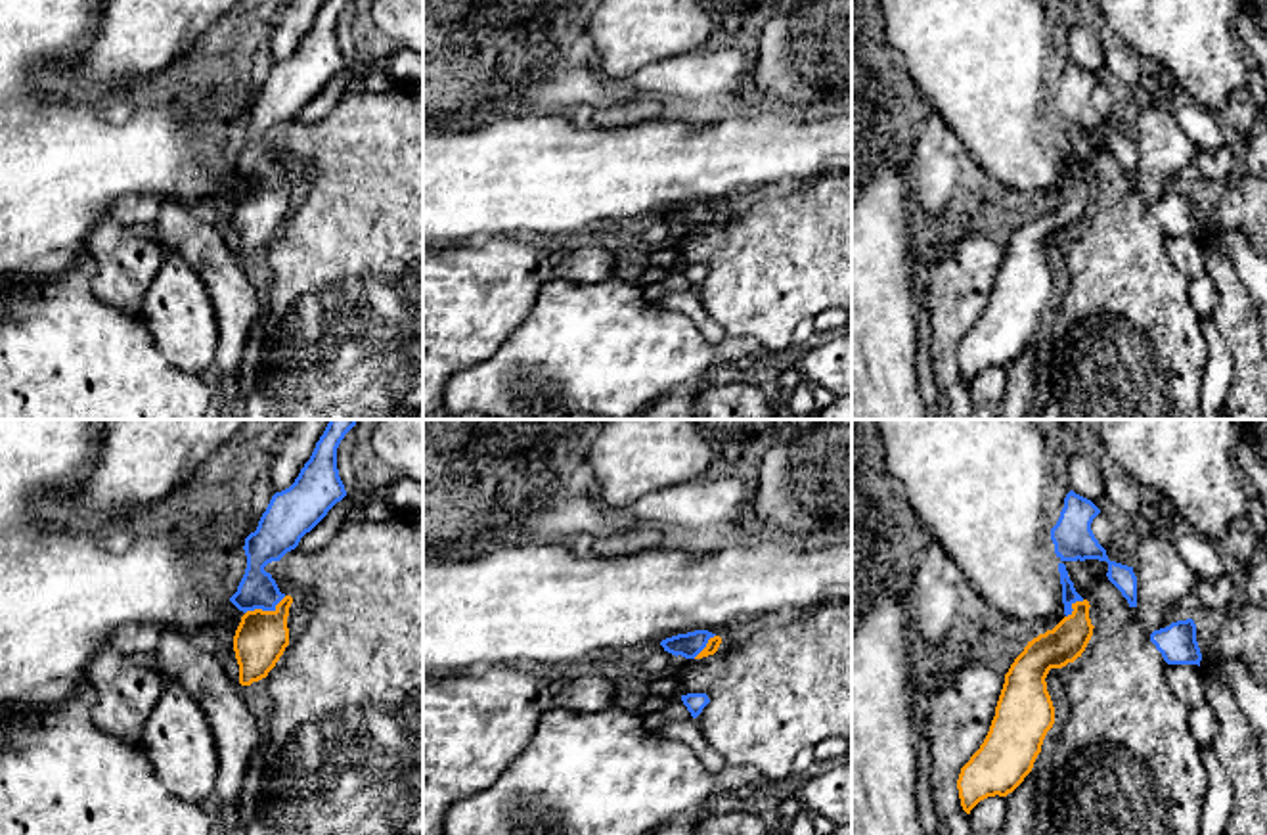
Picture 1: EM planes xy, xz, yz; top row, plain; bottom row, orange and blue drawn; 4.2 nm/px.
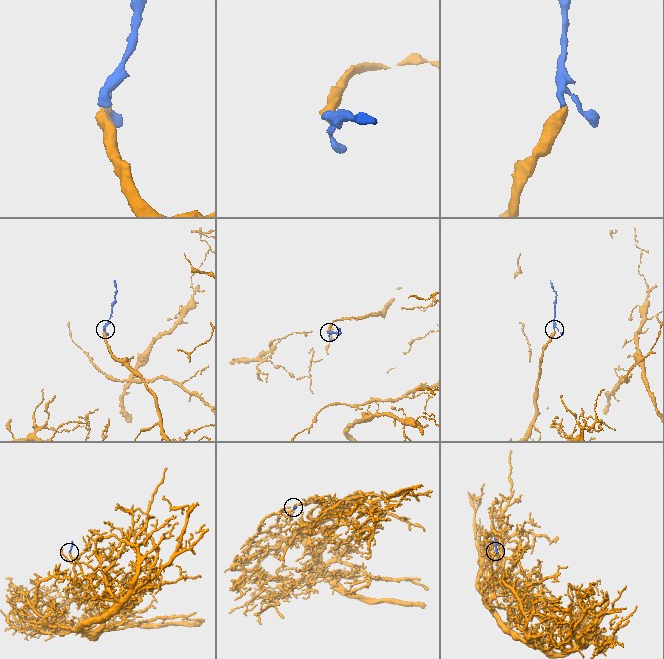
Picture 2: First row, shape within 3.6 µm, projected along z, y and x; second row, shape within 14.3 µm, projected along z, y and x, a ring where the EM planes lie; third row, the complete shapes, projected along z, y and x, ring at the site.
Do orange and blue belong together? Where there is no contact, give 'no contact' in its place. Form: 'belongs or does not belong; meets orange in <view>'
belongs; meets orange in xy

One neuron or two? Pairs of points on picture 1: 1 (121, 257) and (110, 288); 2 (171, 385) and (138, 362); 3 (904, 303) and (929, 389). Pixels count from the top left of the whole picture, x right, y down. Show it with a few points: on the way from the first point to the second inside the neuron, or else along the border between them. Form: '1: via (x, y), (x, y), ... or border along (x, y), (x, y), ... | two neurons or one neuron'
1: via (117, 265), (117, 280) | one neuron
2: via (163, 385), (146, 370) | one neuron
3: border along (915, 299), (917, 385), (921, 389) | two neurons

